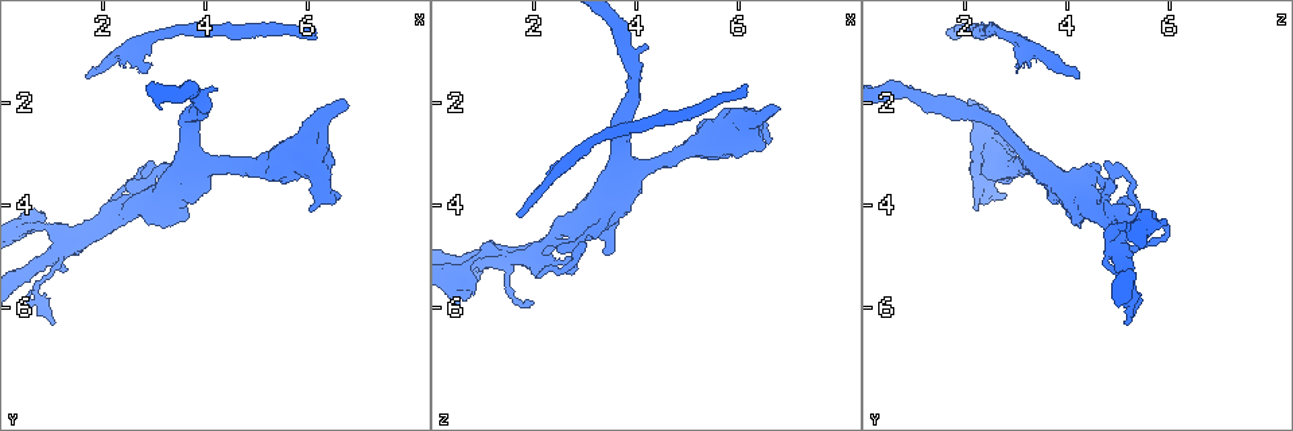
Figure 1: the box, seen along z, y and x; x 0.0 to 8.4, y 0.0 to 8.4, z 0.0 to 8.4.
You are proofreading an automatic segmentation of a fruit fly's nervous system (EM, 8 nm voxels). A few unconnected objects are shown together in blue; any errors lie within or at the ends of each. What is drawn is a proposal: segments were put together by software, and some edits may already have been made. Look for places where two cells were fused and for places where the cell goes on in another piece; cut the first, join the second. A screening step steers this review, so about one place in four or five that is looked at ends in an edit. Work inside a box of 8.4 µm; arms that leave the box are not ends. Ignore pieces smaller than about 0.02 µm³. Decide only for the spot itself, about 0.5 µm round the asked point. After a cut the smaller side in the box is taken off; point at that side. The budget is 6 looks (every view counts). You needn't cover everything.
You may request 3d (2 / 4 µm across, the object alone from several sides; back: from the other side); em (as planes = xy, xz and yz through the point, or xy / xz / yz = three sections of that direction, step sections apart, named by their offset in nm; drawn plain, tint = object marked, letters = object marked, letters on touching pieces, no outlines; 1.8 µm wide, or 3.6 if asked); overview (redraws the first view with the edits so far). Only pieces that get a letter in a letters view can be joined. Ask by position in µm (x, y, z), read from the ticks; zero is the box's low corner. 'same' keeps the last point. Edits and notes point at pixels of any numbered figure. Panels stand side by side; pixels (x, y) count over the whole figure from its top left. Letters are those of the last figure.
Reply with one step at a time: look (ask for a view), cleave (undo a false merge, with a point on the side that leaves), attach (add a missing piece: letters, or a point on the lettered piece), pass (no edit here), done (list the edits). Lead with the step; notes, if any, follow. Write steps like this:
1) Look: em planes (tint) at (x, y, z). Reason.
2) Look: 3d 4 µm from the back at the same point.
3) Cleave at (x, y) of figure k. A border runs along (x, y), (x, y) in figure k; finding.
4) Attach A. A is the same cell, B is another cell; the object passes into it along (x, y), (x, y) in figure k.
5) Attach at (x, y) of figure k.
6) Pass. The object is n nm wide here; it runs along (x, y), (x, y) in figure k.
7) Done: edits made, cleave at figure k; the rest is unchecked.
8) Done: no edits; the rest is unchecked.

Look: em planes (plain) at (6.20, 0.60, 1.70). Branch stops here.

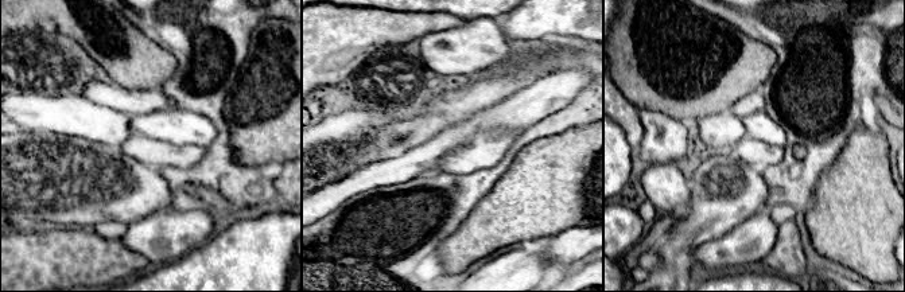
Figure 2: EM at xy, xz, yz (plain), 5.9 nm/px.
Look: em planes (letters) at the same point. See the neighbours.

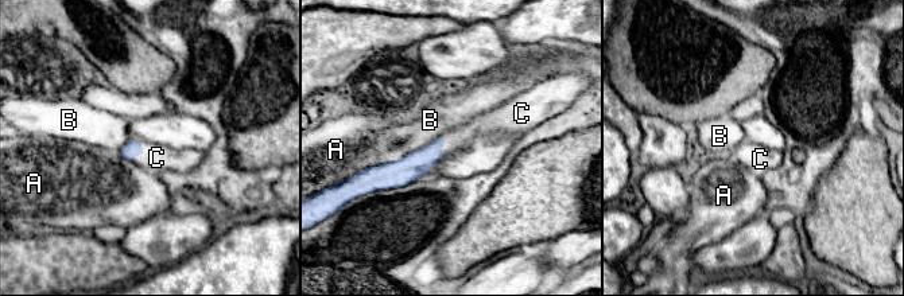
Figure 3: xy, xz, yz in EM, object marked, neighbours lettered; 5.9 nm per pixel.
Attach C. The object is 100 nm wide here; C is the same cell, A and B are other cells; the object passes into it along (132, 148), (142, 152), (156, 158) in figure 3; the cell continues.

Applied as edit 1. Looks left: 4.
Look: overview. Redraw.

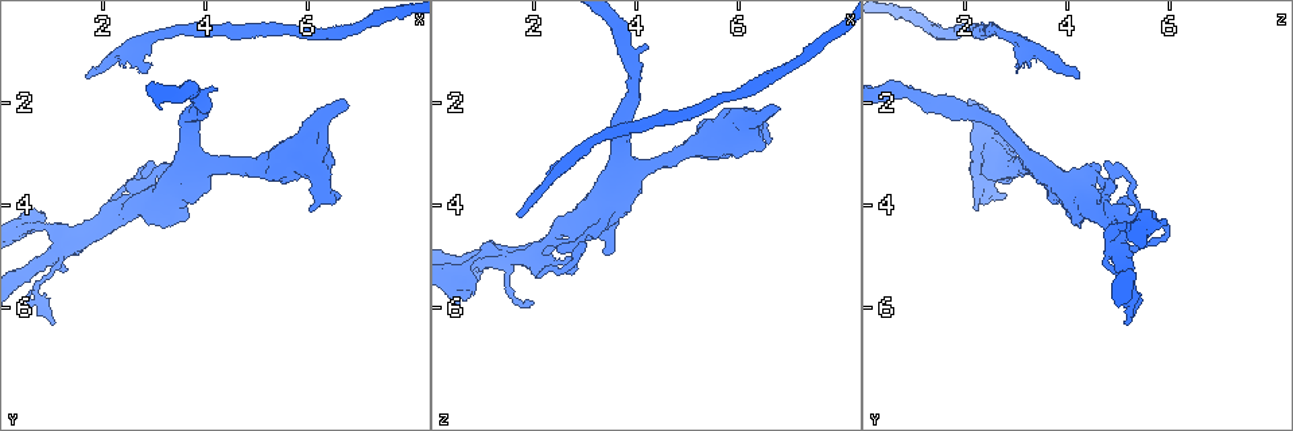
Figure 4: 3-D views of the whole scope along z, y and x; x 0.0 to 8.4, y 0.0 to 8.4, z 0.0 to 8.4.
Look: em planes (letters) at (1.65, 1.50, 4.15). Free end.

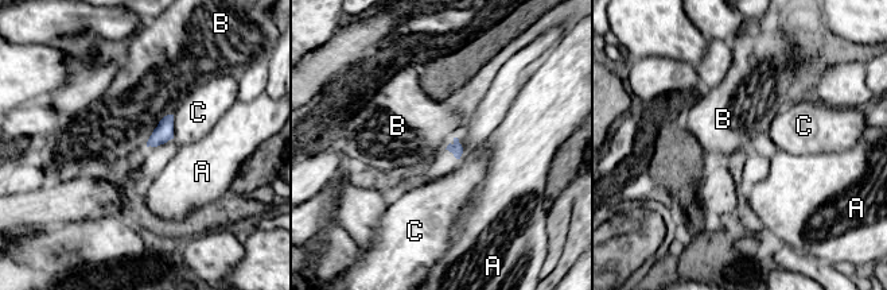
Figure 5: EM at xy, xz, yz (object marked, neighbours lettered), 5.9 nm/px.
Pass. A, B and C are other cells; a border runs along (171, 113), (159, 122), (146, 146) in figure 5; no lettered piece goes on from it.

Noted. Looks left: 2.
Look: em xy step 4 (letters) at (2.05, 4.30, 4.90). Arms part here.

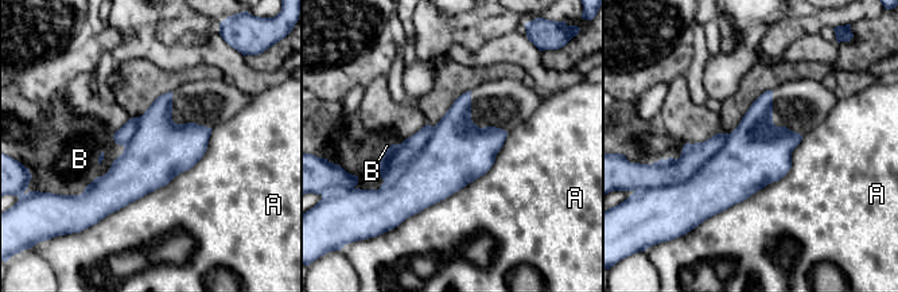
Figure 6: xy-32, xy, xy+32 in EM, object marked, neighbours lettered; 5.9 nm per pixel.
Cleave at (694, 156) of figure 6. A and B are other cells; the part that leaves runs along (428, 128), (384, 174) in figure 6; two cells meet here.

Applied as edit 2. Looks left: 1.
Done: edits made, attach at figure 3, cleave at figure 6; the rest is unchecked.

